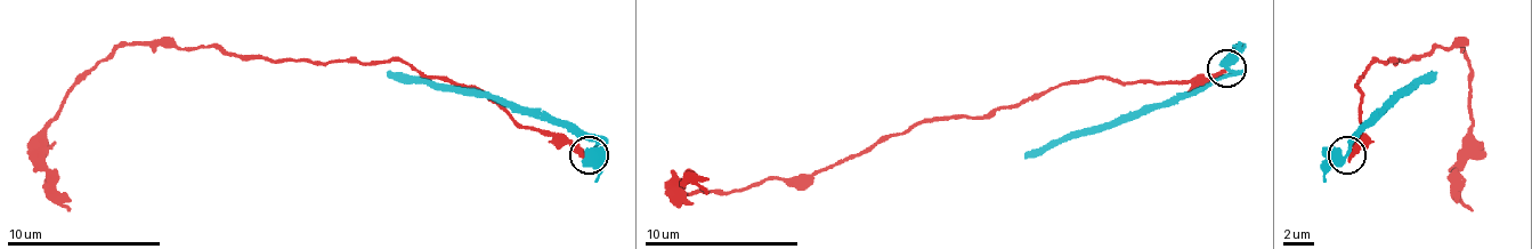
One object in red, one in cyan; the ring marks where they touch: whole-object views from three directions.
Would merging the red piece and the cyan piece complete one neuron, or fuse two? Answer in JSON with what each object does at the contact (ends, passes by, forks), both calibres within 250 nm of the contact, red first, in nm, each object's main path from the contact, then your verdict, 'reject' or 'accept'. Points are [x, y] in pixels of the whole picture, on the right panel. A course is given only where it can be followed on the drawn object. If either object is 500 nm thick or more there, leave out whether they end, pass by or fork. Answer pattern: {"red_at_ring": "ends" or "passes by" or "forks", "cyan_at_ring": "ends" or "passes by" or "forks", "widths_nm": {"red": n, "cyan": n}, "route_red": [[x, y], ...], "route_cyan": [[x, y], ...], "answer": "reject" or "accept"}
{"red_at_ring": "ends", "cyan_at_ring": "passes by", "widths_nm": {"red": 360, "cyan": 440}, "route_red": [[1347, 155], [1360, 144], [1355, 87], [1378, 59], [1413, 59], [1459, 43], [1470, 71], [1459, 198], [1470, 210]], "route_cyan": [[1347, 155], [1355, 141], [1409, 87], [1436, 71]], "answer": "reject"}

